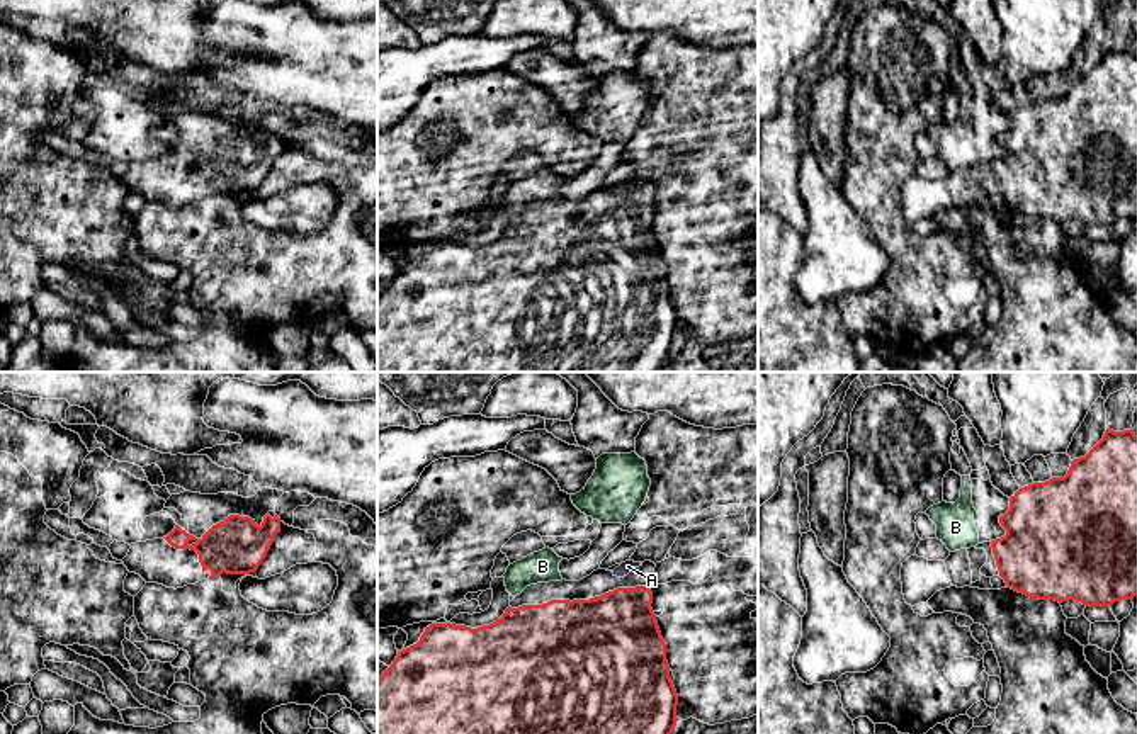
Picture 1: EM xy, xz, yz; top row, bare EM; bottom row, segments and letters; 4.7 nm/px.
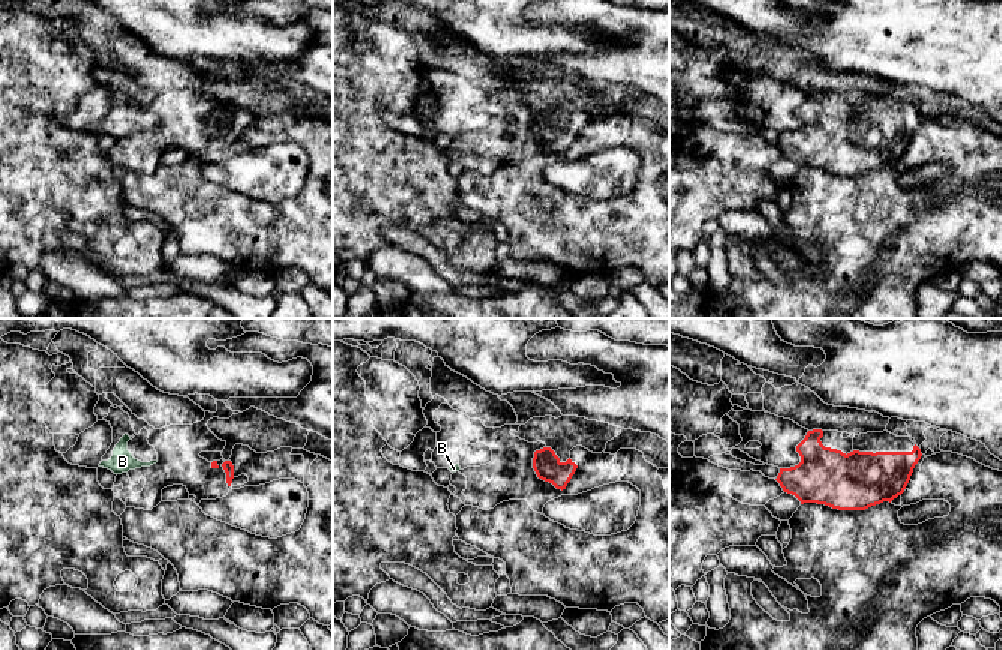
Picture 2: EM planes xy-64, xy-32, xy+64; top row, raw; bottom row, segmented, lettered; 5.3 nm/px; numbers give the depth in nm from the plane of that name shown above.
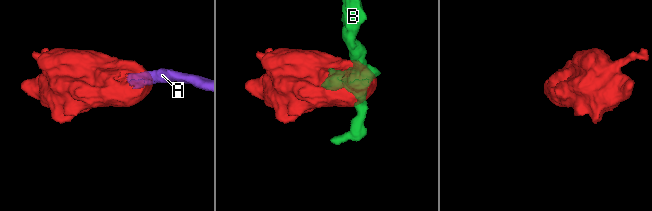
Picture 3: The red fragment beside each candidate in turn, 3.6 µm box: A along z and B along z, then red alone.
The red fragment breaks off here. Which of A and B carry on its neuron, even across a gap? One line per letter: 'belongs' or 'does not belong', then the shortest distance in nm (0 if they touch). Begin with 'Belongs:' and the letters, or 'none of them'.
Belongs: A
A: belongs | 60 nm
B: does not belong | 60 nm

